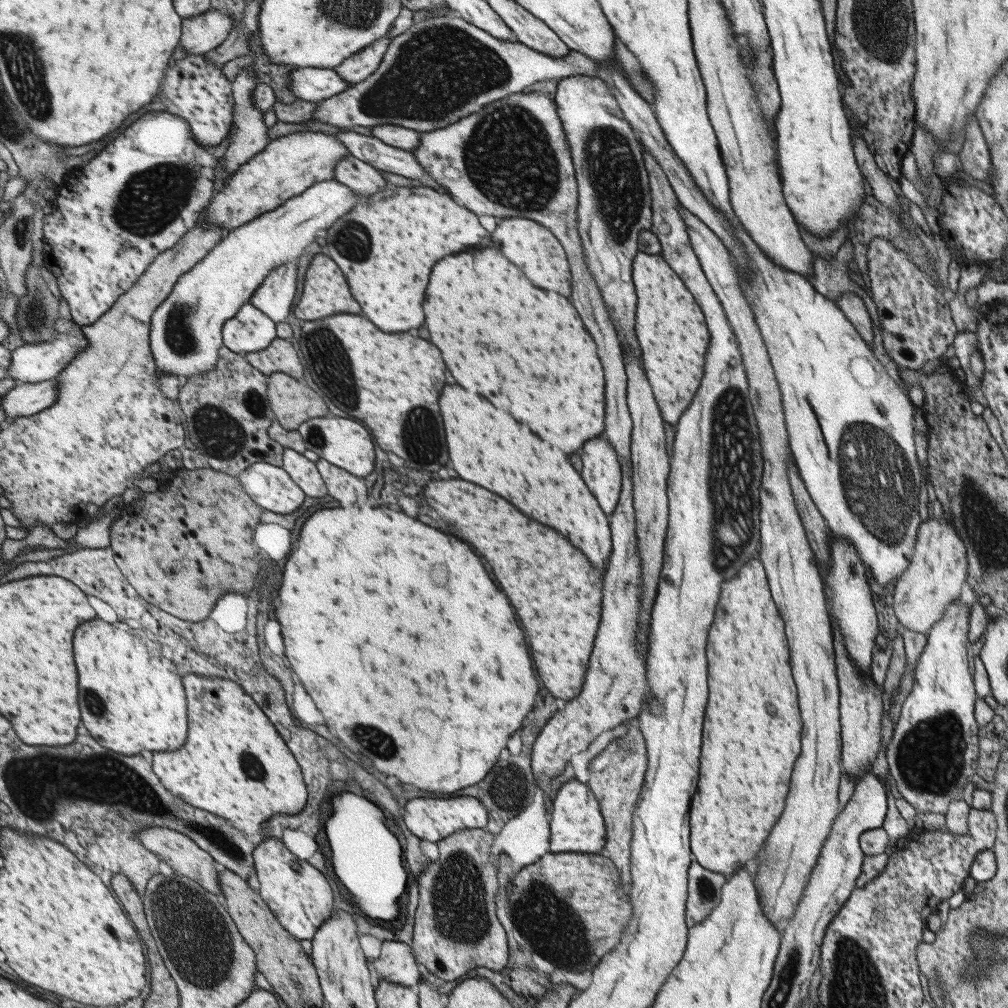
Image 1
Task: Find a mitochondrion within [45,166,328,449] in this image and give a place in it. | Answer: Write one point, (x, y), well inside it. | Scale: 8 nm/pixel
(178, 336)

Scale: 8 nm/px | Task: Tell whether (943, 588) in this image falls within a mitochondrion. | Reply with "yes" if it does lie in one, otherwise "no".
no

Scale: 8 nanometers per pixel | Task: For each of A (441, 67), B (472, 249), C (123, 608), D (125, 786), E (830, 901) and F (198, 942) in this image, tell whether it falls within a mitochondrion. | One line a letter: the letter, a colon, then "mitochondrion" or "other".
A: mitochondrion
B: other
C: other
D: mitochondrion
E: other
F: mitochondrion

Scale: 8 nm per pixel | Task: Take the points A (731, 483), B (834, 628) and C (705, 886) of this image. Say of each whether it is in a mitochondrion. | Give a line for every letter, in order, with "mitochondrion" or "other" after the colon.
A: mitochondrion
B: other
C: mitochondrion

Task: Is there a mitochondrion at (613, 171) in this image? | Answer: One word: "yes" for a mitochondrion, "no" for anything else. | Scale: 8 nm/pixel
yes

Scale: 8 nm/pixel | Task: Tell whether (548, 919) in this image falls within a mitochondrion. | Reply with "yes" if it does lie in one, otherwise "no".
yes

